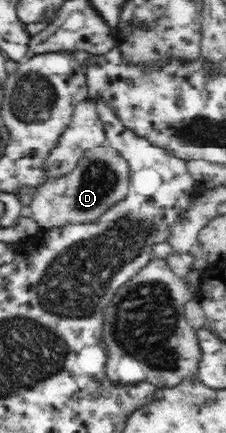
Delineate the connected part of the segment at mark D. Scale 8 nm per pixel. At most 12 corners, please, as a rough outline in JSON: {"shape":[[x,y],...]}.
{"shape":[[113,147],[37,187],[40,230],[95,223],[128,195],[130,165]]}

